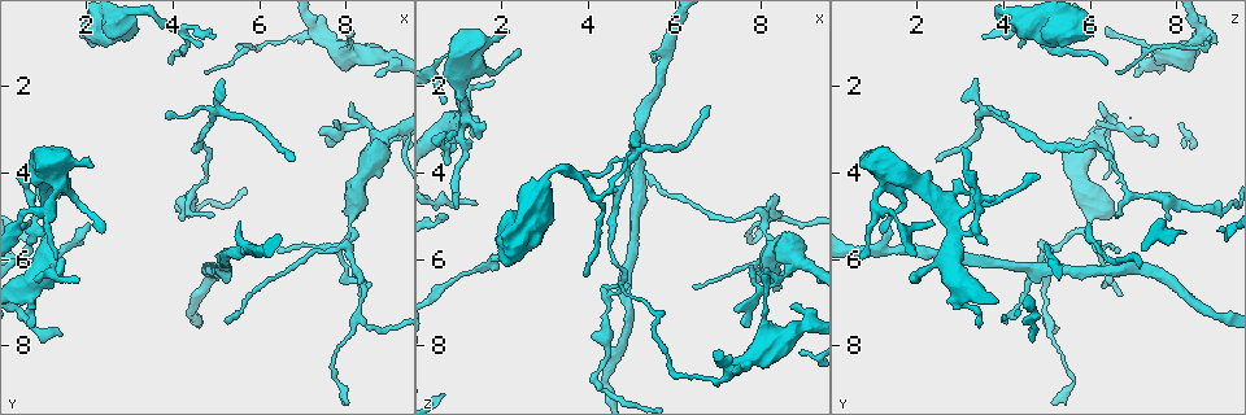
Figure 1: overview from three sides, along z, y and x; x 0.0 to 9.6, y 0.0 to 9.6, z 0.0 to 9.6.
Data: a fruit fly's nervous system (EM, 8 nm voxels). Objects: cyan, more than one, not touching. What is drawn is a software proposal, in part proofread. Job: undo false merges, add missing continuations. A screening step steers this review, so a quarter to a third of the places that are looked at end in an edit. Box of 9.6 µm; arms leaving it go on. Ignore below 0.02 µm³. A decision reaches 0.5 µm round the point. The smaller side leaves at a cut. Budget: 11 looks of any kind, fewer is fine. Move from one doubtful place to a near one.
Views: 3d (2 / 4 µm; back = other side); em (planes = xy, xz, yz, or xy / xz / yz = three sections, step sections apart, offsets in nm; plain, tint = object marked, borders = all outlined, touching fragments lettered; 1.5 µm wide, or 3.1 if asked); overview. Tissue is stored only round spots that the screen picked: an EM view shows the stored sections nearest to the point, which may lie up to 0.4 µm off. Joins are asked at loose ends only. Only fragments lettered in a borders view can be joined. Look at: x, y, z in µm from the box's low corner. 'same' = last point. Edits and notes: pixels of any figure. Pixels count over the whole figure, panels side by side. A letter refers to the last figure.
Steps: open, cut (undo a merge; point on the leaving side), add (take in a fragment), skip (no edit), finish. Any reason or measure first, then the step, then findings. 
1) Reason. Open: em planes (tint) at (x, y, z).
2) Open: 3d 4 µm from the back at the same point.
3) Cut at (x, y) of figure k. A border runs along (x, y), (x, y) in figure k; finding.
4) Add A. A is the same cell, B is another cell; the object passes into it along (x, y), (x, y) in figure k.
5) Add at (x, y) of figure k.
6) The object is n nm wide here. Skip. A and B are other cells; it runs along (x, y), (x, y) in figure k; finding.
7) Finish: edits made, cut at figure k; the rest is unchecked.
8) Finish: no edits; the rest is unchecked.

Open: 3d 4 µm at (3.95, 1.40, 6.40).

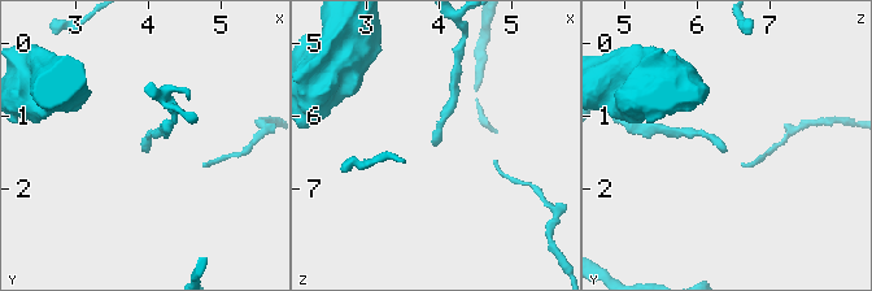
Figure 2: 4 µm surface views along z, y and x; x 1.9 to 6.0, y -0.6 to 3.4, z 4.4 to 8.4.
Open: em planes (borders) at (3.95, 1.50, 6.40).

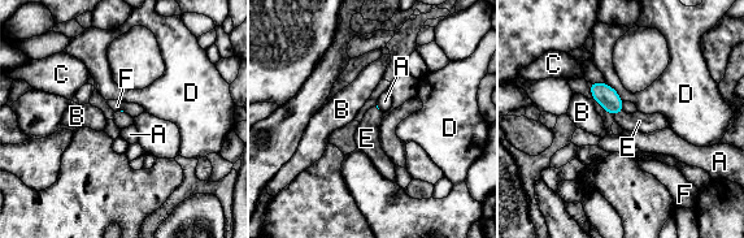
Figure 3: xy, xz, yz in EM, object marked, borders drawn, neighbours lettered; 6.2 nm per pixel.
Add E. E is the same cell, A, B, C, D and F are other cells; the object passes into it along (608, 98), (618, 112), (639, 121) in figure 3; it goes on there.

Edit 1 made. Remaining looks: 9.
Open: overview.

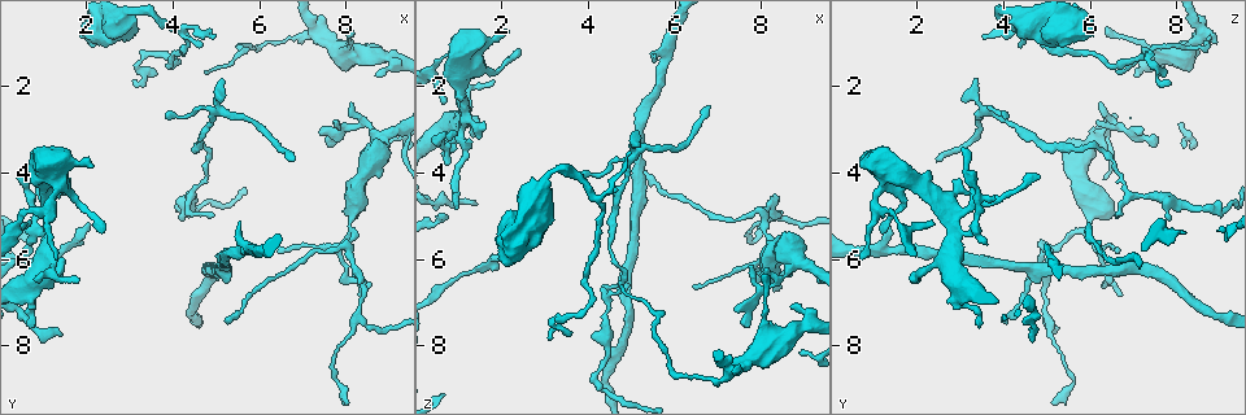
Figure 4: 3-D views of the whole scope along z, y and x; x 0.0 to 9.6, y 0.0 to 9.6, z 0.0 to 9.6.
An open end. Open: em yz step 4 (borders) at (3.80, 2.65, 4.00).

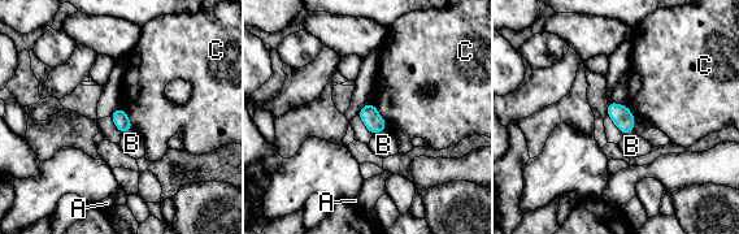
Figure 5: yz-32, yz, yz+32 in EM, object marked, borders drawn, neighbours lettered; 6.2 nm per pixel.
The object is 100 nm wide here. Skip. A, B and C are other cells; a border runs along (370, 102), (387, 126) in figure 5; no lettered fragment goes on from it.

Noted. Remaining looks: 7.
Free end. Open: 3d 2 µm at (4.65, 1.00, 4.35).

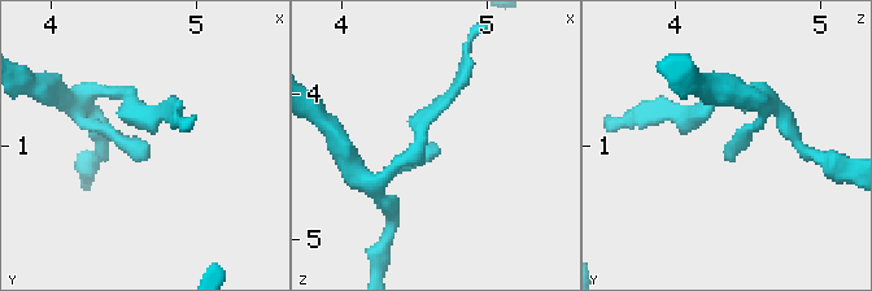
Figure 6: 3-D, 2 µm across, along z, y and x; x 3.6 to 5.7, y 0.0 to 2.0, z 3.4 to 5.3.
Open: em xy step 4 (tint) at (4.68, 1.08, 4.40).

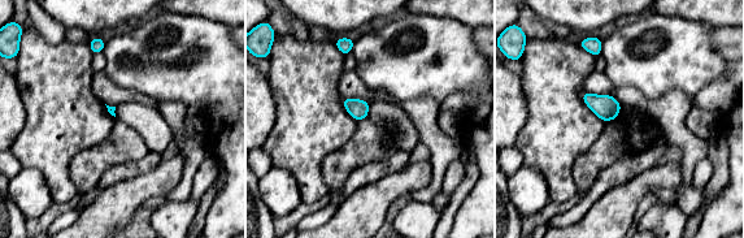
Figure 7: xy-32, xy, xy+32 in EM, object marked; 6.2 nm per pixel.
Open: em planes (borders) at the same point.

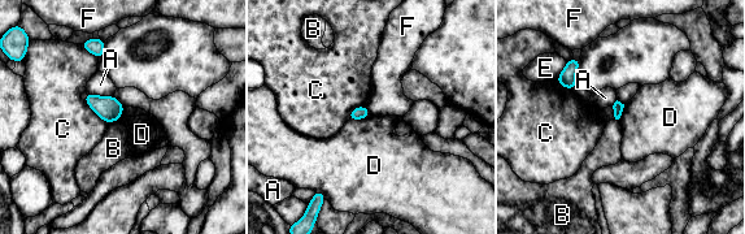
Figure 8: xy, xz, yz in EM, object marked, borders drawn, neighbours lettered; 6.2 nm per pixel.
Skip. A, B, C, D, E and F are other cells; a border runs along (370, 115), (348, 121) in figure 8; no lettered fragment goes on from it.

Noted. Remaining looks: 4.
Abrupt turn. Open: em xy step 8 (borders) at (8.70, 3.45, 6.00).

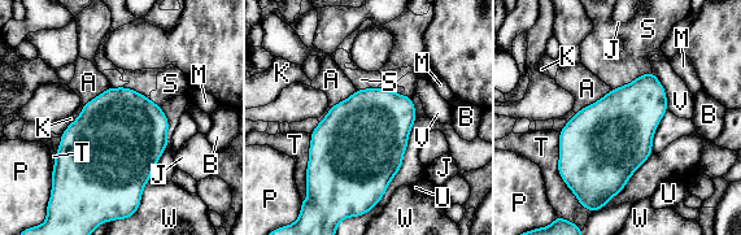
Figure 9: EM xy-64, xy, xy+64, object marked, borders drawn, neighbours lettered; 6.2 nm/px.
The longest contact is with T, 460 nm. Skip. A, B, J, K, M, P, S, T, U, V and W are other cells; one neuron here.

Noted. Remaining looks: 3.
Finish: edits made, add at figure 3; the rest is unchecked.

